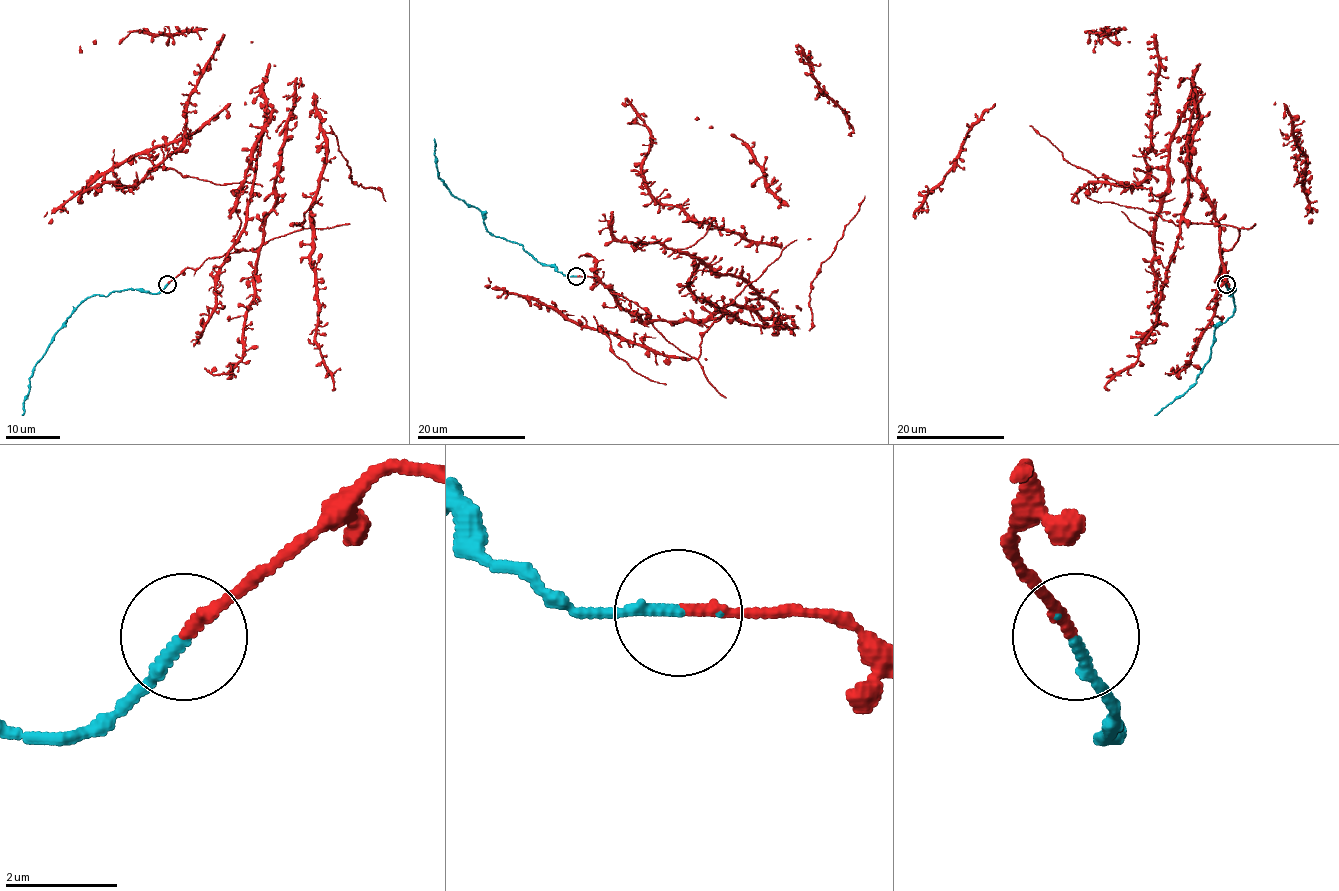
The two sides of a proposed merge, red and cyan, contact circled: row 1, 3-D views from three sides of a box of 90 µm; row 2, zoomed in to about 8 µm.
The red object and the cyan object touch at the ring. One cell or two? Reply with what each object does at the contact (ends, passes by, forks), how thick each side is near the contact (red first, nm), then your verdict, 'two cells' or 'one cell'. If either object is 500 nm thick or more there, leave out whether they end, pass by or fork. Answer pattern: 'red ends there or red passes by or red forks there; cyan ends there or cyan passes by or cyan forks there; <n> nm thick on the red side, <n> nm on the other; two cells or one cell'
red ends there; cyan ends there; 180 nm thick on the red side, 180 nm on the other; one cell

